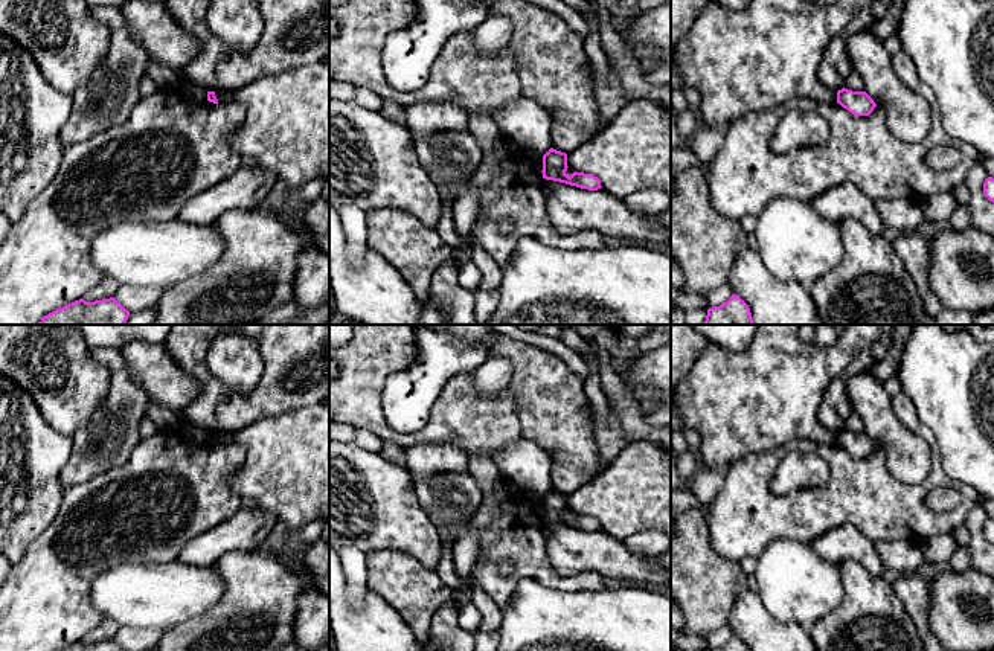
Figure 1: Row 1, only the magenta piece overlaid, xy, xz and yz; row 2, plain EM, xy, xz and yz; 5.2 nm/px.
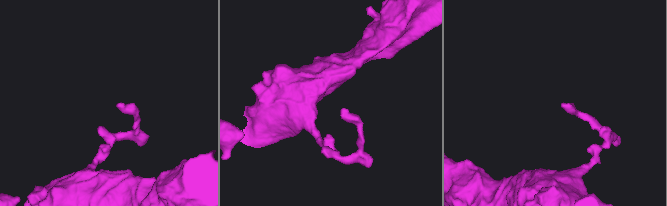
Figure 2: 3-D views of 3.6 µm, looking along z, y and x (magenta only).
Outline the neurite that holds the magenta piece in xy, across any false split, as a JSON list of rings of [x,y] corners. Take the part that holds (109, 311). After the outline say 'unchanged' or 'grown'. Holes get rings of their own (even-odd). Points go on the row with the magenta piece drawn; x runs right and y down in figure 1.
[[[114,297],[85,302],[75,300],[44,316],[38,325],[125,325],[130,311]]] | unchanged

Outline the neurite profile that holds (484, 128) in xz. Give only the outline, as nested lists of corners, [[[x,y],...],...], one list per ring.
[[[471,113],[468,131],[482,149],[482,165],[474,174],[470,189],[453,203],[453,221],[456,233],[470,238],[479,212],[479,192],[486,188],[497,172],[494,143],[502,134],[495,120],[485,113]]]

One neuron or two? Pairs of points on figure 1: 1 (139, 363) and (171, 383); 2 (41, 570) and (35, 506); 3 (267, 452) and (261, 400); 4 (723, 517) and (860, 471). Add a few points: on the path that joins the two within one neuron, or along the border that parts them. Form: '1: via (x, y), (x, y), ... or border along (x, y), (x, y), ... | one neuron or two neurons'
1: via (147, 363), (163, 378) | one neuron
2: border along (58, 505), (54, 520), (16, 563) | two neurons
3: border along (299, 409), (259, 418), (234, 432) | two neurons
4: via (758, 517), (804, 516), (828, 506) | one neuron

